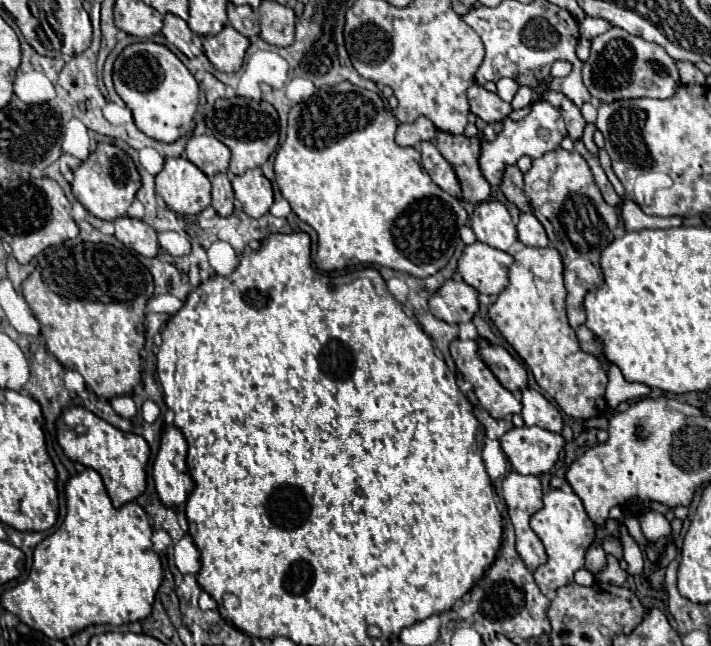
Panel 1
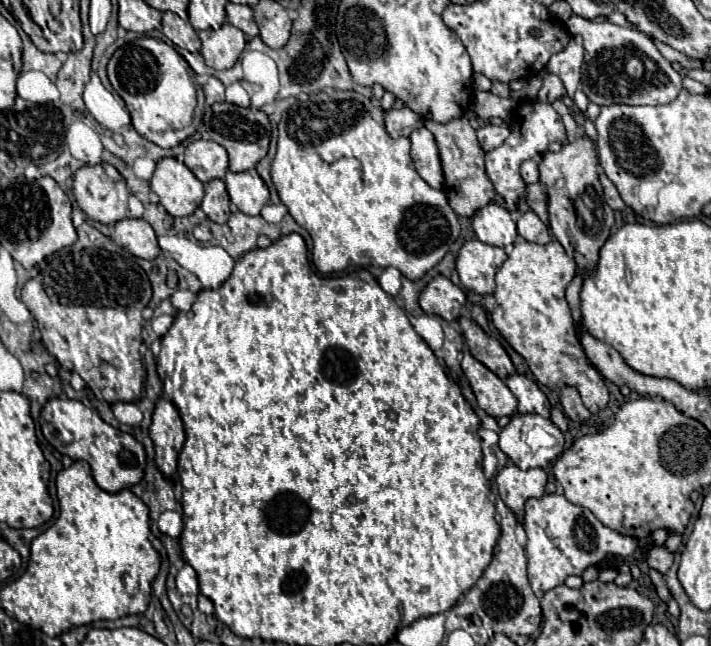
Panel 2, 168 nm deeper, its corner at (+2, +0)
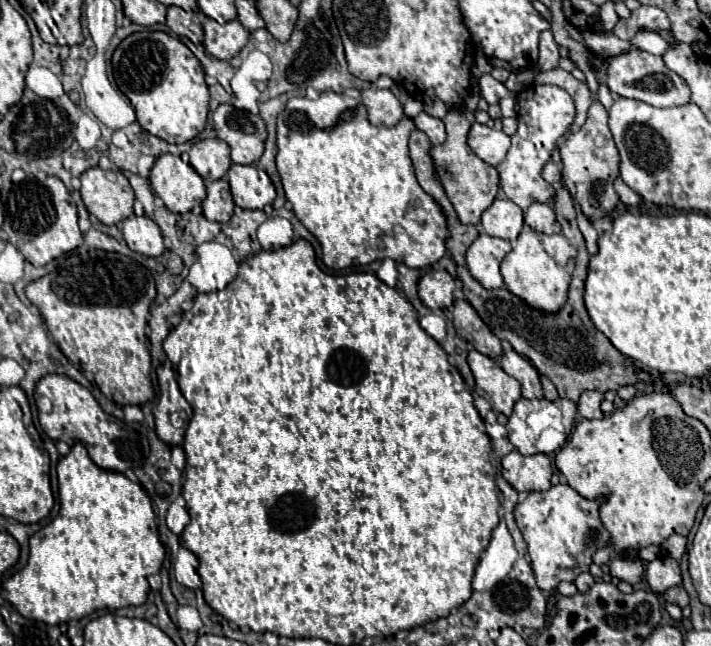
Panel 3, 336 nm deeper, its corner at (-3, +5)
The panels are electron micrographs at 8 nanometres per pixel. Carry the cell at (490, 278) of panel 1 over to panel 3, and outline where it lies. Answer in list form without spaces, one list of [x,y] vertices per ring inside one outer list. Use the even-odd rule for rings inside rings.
[[[480,233],[474,243],[466,251],[466,265],[470,275],[488,289],[502,287],[502,275],[500,275],[500,261],[510,251],[510,243],[498,237],[490,237],[486,233]]]

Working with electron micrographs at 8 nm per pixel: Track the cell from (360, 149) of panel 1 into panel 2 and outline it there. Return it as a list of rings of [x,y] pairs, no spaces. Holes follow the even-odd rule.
[[[323,90],[319,94],[313,94],[307,102],[295,102],[291,108],[287,108],[281,116],[279,122],[279,142],[277,142],[277,154],[275,160],[271,164],[271,179],[279,198],[289,214],[293,216],[293,220],[303,226],[311,236],[313,236],[313,264],[321,275],[328,275],[335,272],[341,272],[351,264],[357,266],[393,266],[399,268],[399,272],[409,278],[409,280],[419,280],[427,270],[431,270],[435,264],[439,264],[443,260],[443,256],[449,252],[451,244],[459,238],[459,218],[457,214],[451,210],[447,196],[443,194],[443,190],[435,190],[431,188],[417,172],[415,172],[415,164],[409,156],[409,138],[391,138],[385,130],[383,124],[383,112],[379,110],[379,106],[371,104],[369,98],[365,98],[359,92],[341,92],[341,90]]]

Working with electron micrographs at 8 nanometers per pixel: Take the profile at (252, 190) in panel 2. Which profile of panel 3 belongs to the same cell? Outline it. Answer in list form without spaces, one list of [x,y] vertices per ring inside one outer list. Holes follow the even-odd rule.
[[[232,165],[228,183],[234,203],[242,209],[264,209],[276,199],[270,177],[256,165]]]

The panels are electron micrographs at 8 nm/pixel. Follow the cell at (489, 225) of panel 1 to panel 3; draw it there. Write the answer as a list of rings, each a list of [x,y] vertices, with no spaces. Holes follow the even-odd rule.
[[[496,199],[482,213],[482,225],[488,235],[514,241],[522,231],[522,209],[508,199]]]

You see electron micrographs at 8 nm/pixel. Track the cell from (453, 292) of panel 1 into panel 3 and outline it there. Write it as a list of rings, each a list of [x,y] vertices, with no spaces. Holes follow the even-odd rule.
[[[430,269],[418,283],[418,295],[430,309],[448,311],[454,305],[454,289],[456,283],[444,269]]]

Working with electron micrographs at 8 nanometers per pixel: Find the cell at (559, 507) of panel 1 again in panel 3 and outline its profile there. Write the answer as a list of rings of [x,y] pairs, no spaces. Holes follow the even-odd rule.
[[[552,485],[548,491],[532,491],[516,505],[516,523],[528,545],[536,583],[542,591],[554,591],[560,581],[574,581],[590,569],[592,555],[606,547],[610,533],[600,521],[598,503],[580,497],[570,485]]]

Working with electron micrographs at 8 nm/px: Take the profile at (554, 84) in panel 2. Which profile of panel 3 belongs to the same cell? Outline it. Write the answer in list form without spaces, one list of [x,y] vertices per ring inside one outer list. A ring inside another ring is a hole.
[[[544,31],[540,35],[540,59],[538,59],[538,71],[552,71],[558,67],[560,61],[560,53],[558,53],[558,45],[552,37],[550,31]]]

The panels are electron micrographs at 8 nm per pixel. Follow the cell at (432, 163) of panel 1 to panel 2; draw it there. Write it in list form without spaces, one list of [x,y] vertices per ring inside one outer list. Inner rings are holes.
[[[417,128],[415,132],[411,132],[409,140],[411,140],[411,158],[419,176],[431,188],[443,188],[443,170],[435,136],[427,128]]]

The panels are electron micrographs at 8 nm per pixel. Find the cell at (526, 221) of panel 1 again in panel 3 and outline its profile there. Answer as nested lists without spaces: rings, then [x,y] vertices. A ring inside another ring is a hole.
[[[532,203],[524,211],[524,223],[538,233],[546,233],[546,235],[560,233],[560,223],[554,215],[554,209],[548,203]]]

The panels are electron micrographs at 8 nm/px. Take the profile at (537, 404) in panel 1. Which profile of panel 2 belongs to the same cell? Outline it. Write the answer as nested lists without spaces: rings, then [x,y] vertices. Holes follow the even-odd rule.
[[[511,374],[505,382],[511,388],[511,392],[515,394],[517,410],[521,414],[535,412],[535,414],[541,414],[543,418],[549,418],[551,404],[547,400],[547,396],[541,392],[541,388],[537,386],[537,382],[529,380],[527,376],[521,376],[521,374]]]

